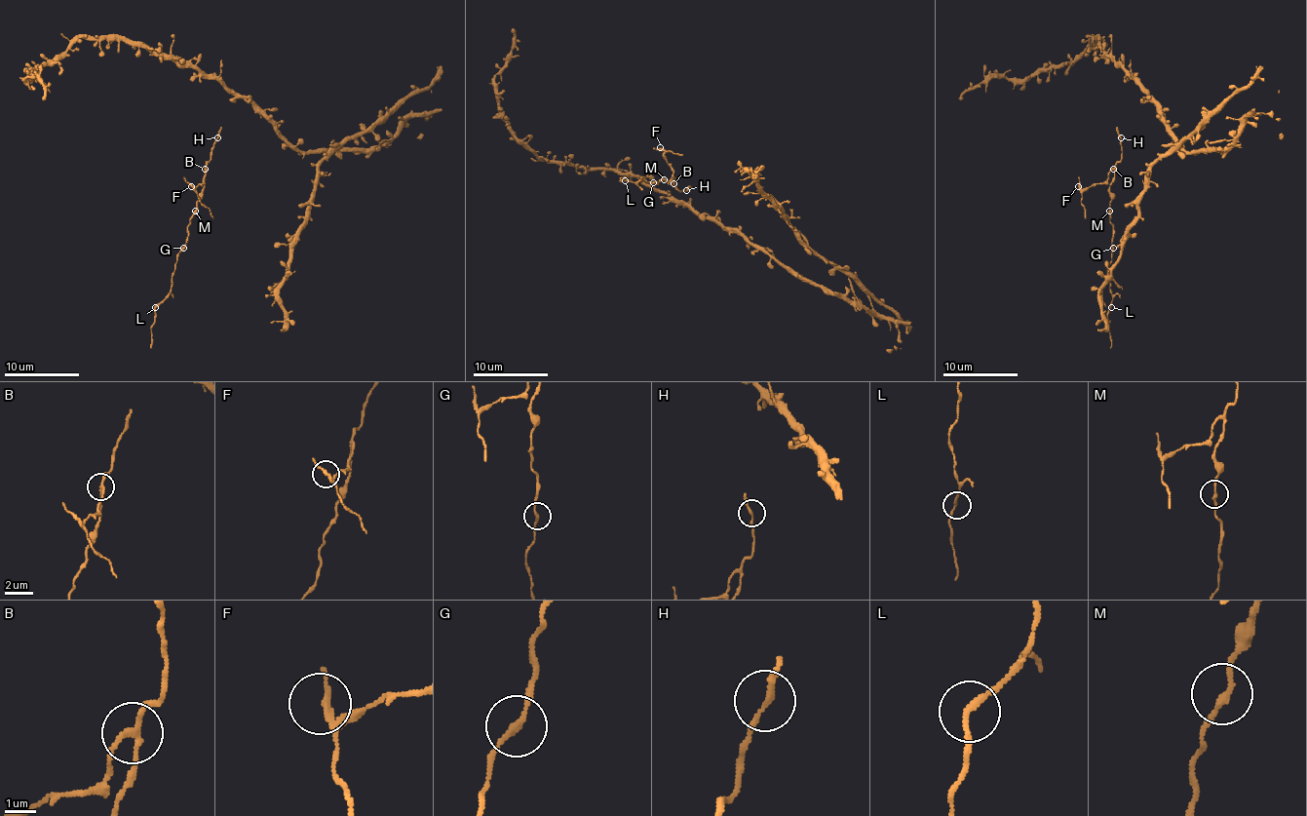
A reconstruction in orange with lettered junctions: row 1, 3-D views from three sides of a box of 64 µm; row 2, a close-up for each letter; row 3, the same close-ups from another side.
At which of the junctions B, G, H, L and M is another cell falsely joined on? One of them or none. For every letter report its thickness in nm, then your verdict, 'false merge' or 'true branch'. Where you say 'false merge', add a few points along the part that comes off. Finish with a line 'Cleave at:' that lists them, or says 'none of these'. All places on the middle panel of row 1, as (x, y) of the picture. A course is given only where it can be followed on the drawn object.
B: 170 nm | false merge | (673, 182), (673, 174), (664, 153), (682, 155)
G: 180 nm | true branch
H: 180 nm | true branch
L: 180 nm | true branch
M: 190 nm | true branch
Cleave at: B

